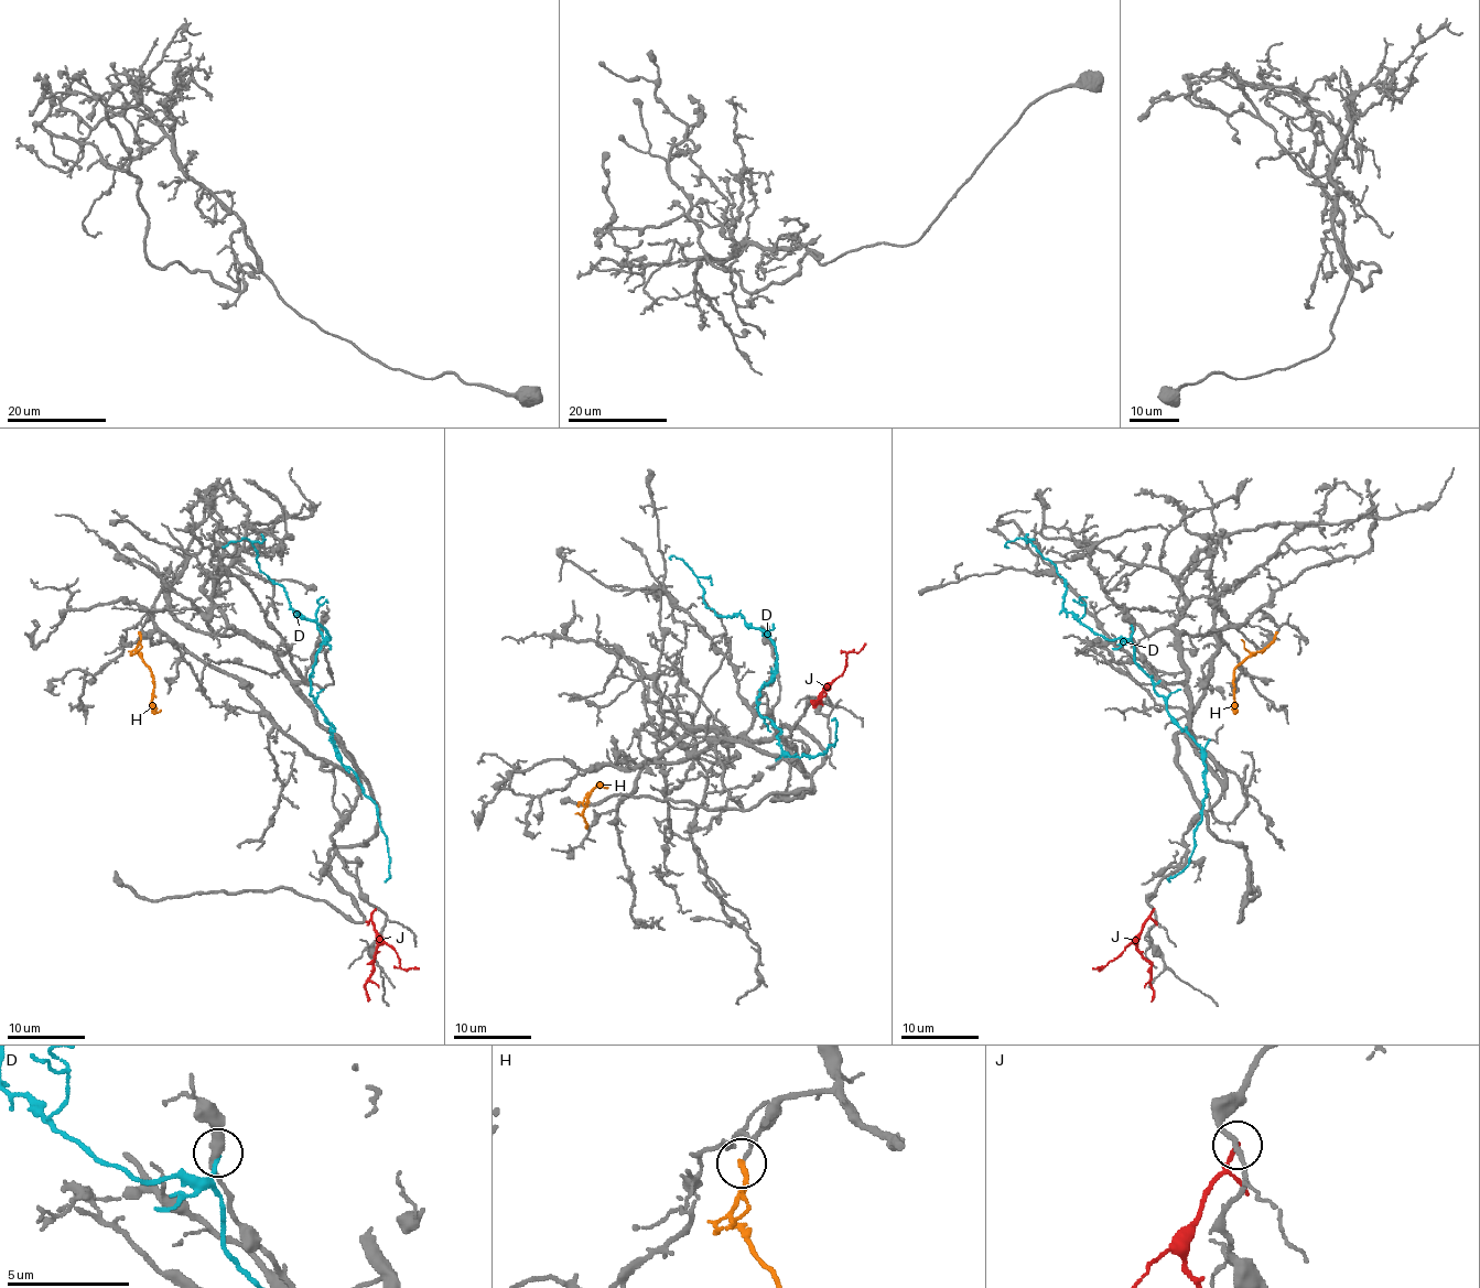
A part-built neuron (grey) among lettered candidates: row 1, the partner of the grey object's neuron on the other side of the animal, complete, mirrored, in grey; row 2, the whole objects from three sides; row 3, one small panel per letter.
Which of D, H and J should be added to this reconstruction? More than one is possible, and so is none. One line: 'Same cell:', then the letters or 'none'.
Same cell: H

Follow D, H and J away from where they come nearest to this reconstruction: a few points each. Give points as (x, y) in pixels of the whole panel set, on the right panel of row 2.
D: (1133, 630), (1135, 663), (1201, 749), (1206, 765), (1201, 822), (1194, 833), (1190, 863), (1170, 876), (1170, 883)
H: (1276, 632), (1276, 638), (1234, 669), (1237, 711)
J: (1153, 909), (1141, 933), (1123, 951), (1102, 970), (1092, 969)

